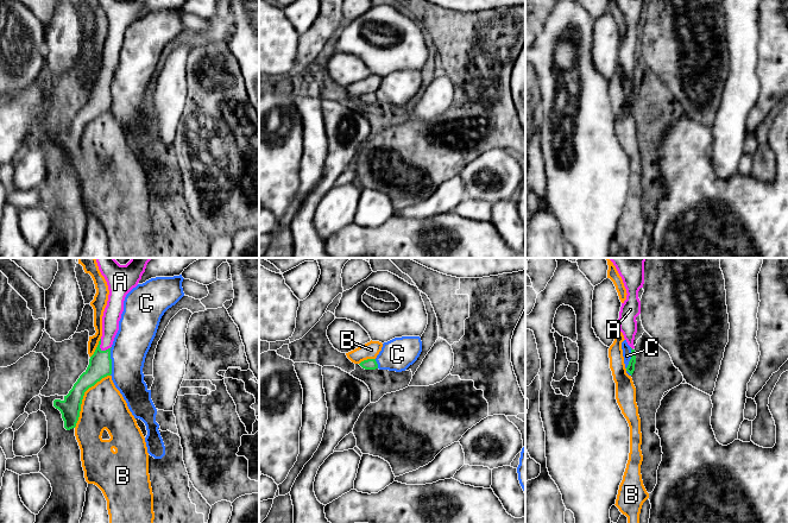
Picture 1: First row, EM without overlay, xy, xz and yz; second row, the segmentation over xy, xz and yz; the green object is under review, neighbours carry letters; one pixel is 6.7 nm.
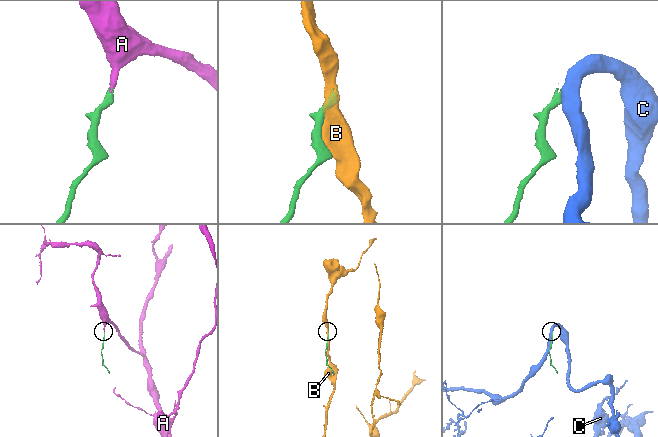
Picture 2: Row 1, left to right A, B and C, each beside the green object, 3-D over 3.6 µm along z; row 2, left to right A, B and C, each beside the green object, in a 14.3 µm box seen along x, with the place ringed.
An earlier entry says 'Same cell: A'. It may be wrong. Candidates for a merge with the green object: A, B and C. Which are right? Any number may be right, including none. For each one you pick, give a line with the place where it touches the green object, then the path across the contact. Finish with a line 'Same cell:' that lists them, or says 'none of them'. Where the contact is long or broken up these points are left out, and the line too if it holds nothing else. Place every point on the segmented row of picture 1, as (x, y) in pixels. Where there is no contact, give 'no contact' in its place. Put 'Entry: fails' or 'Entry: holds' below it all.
A: contact xy (100, 348); way xy (100, 364), (100, 348), (107, 339), (112, 314)
Same cell: A
Entry: holds

